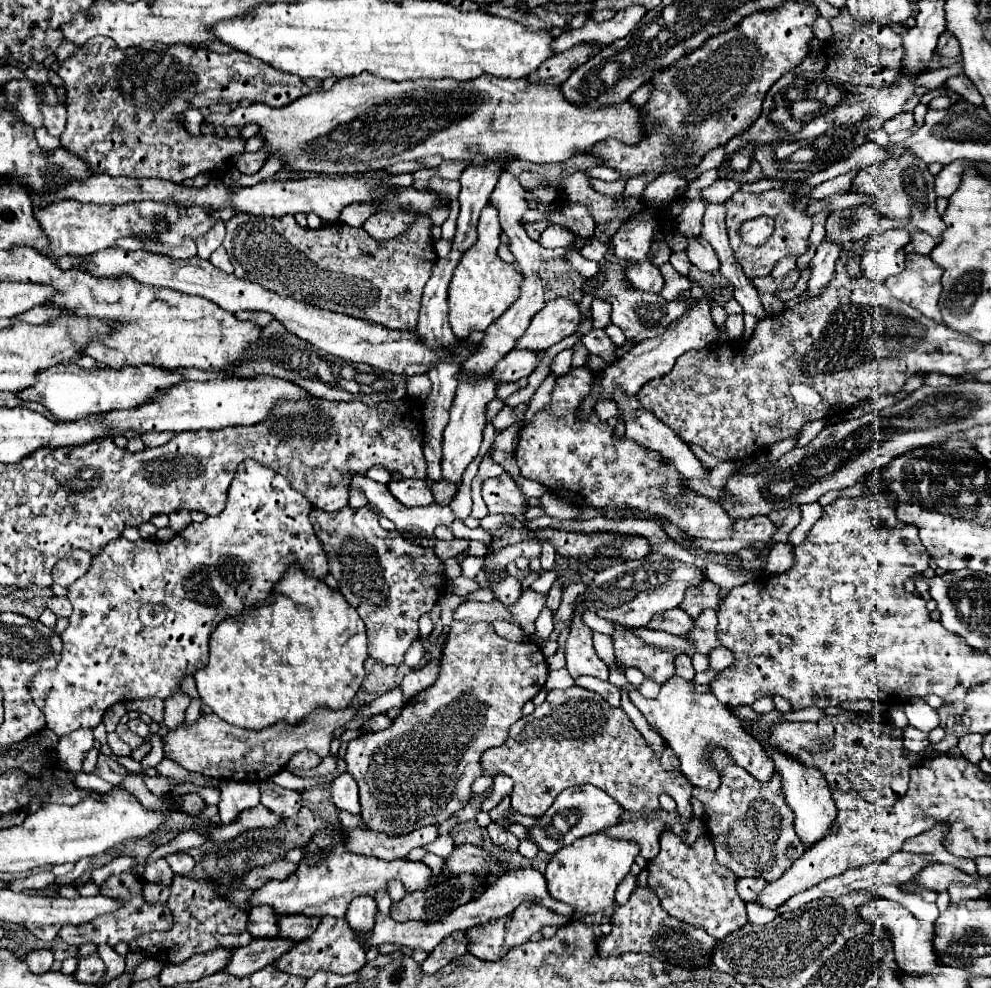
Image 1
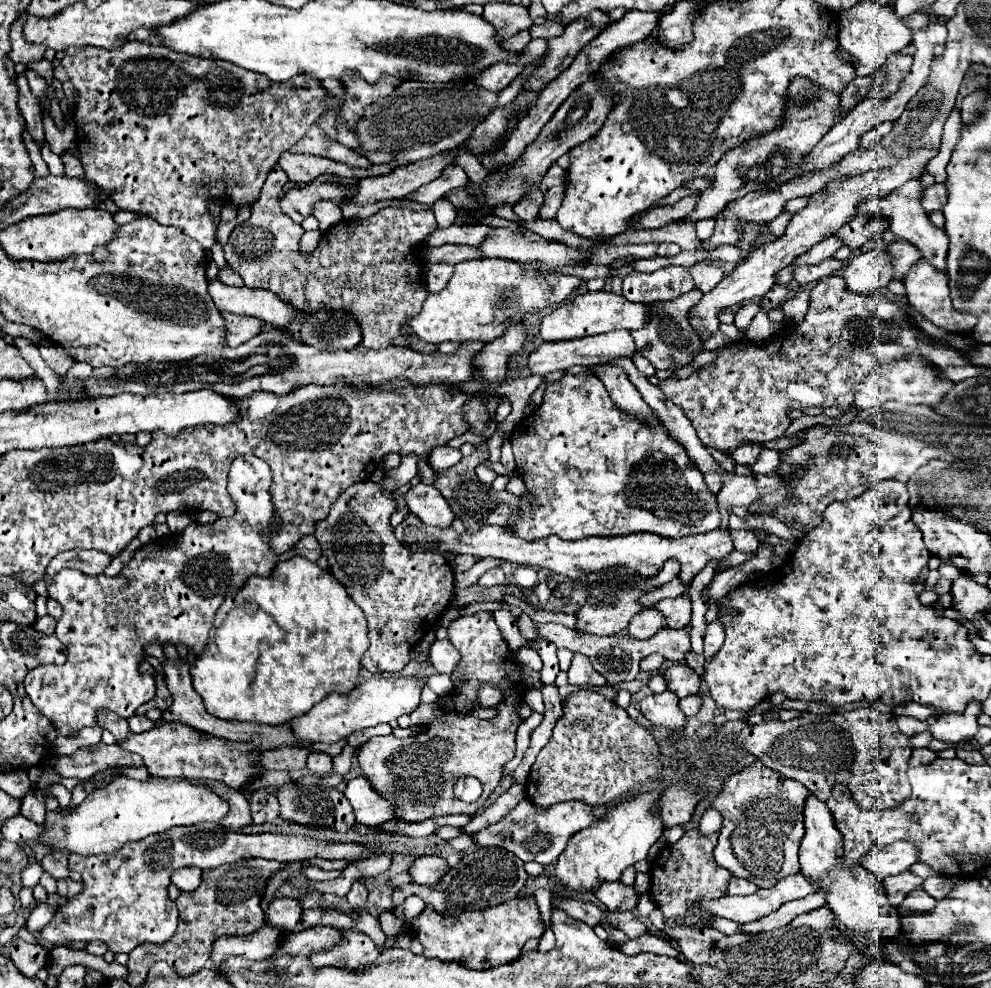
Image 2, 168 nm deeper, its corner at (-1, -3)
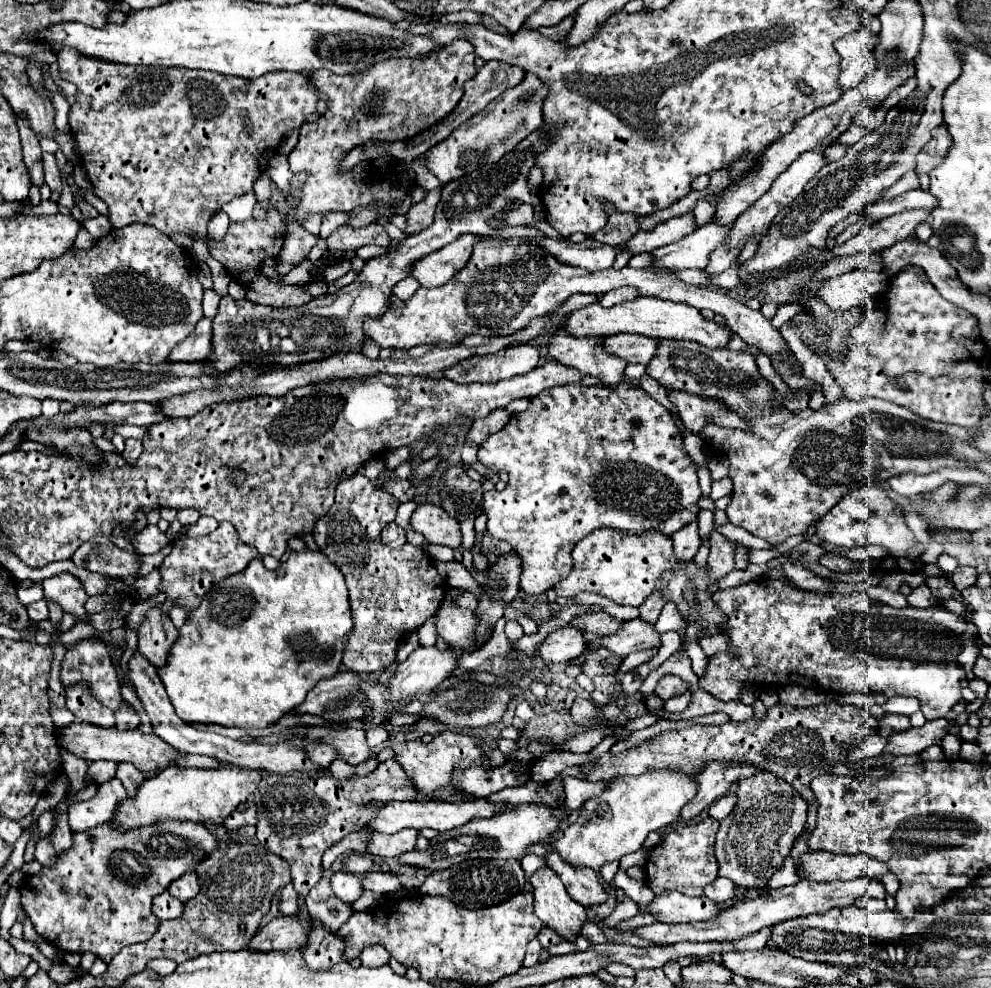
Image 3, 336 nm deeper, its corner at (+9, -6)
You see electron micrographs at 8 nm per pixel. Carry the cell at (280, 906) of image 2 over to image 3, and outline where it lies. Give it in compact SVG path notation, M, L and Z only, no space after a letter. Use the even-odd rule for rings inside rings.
M286 885L282 889L282 895L280 895L280 905L278 905L278 911L286 917L292 917L296 911L298 911L298 905L296 905L296 891L292 885Z

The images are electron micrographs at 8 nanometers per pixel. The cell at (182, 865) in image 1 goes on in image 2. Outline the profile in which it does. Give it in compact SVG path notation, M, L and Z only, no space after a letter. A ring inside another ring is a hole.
M180 868L180 870L174 870L172 882L174 882L182 892L192 892L192 890L196 890L198 884L202 882L202 870L198 870L198 868Z

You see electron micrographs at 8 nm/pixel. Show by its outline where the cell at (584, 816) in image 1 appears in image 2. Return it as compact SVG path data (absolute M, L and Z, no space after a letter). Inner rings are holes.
M524 798L500 822L476 832L472 836L472 840L478 848L486 848L486 846L504 848L508 852L514 852L524 862L538 862L542 866L548 866L560 856L560 852L566 848L568 840L578 830L584 830L584 828L592 826L594 822L596 822L596 816L592 814L592 806L588 806L584 802L558 802L554 806L542 808L534 802L530 802L528 798Z

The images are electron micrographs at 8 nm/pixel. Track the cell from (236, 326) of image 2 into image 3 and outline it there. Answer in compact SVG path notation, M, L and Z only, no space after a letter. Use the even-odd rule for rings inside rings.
M200 319L196 325L196 331L172 351L172 361L196 361L204 359L212 353L212 321L210 319Z

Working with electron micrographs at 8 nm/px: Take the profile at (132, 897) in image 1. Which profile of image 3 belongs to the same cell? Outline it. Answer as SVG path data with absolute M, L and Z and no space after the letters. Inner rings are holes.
M156 823L156 827L144 827L144 831L132 831L132 835L116 835L108 827L98 825L82 833L74 833L70 849L58 855L56 867L44 867L36 875L28 875L22 885L22 907L38 935L48 943L70 953L94 953L102 961L110 959L126 945L148 941L160 927L160 921L152 913L152 899L160 895L170 881L184 873L196 871L196 865L220 847L220 841L202 823Z

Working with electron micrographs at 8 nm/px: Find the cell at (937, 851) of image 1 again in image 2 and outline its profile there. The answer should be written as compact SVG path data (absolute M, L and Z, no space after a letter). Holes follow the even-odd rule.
M894 842L890 846L876 844L862 860L860 864L870 870L878 880L890 874L900 874L908 870L914 862L918 862L918 854L914 844L910 842Z

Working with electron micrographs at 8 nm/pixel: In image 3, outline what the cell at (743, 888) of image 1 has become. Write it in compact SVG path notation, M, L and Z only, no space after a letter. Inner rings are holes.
M718 877L714 883L704 887L704 895L708 899L716 899L716 901L732 899L734 893L736 893L736 885L730 879L724 879L724 877Z

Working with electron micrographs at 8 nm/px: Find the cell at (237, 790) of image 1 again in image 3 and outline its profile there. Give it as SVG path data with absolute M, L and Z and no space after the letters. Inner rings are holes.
M224 763L220 769L168 767L156 777L146 779L136 789L134 797L122 799L108 823L120 833L148 827L162 819L222 825L224 819L258 789L258 783L260 775L254 769L244 769L230 763Z

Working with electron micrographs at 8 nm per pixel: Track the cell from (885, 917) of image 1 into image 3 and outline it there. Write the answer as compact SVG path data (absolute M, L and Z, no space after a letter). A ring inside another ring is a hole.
M802 833L796 841L794 841L794 847L792 847L792 861L794 861L794 867L796 867L796 873L800 879L806 879L806 871L802 869L802 857L806 853L812 853L812 849L808 847L808 835L810 833Z

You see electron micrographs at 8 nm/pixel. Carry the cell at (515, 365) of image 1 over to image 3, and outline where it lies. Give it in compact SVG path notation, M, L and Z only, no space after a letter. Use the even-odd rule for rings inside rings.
M616 333L604 337L600 347L606 353L624 359L626 363L648 363L656 353L656 339L632 333Z

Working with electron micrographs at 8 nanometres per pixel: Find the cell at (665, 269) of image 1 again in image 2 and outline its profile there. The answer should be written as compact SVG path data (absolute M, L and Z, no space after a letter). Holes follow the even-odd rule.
M698 262L688 268L695 284L695 288L702 293L707 293L724 280L724 268L716 262Z

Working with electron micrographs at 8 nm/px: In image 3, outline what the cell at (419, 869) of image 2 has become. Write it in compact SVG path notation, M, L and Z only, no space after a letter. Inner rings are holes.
M368 871L362 877L362 885L364 885L364 889L370 889L370 891L382 893L382 895L396 893L402 887L400 877L390 871L386 871L386 873L384 871Z

